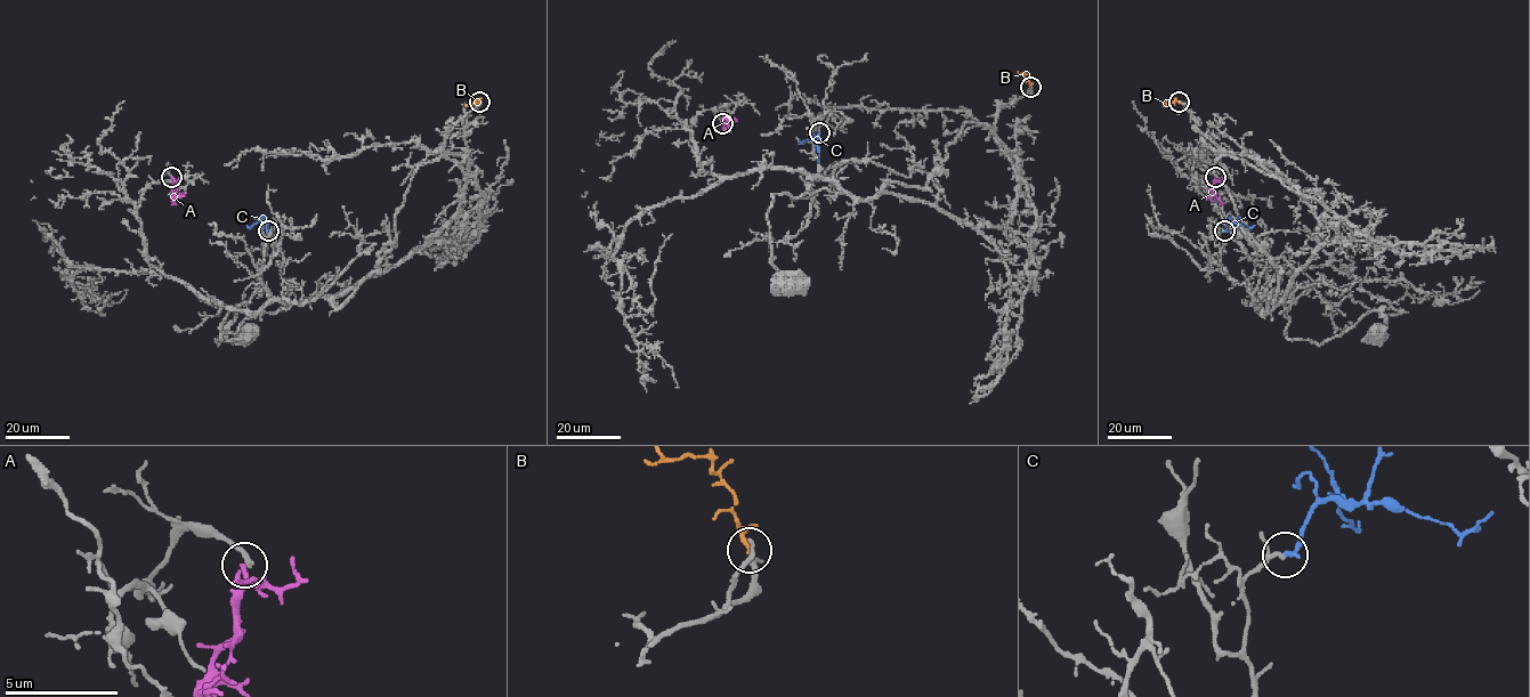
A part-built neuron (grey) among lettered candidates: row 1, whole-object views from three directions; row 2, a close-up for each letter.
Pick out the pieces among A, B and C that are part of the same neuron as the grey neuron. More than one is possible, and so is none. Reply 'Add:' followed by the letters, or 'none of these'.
Add: B, C

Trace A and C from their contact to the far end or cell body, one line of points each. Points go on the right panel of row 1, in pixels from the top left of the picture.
A: (1215, 177), (1209, 196), (1213, 193)
C: (1224, 232), (1231, 224), (1249, 228), (1254, 225)

